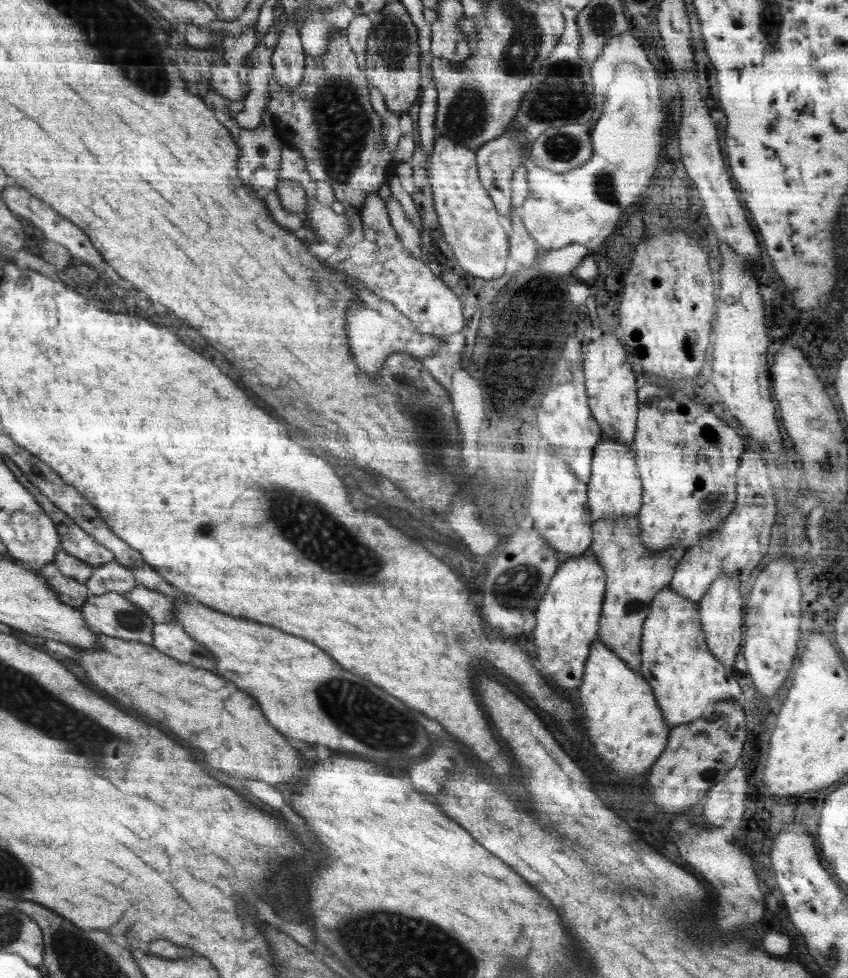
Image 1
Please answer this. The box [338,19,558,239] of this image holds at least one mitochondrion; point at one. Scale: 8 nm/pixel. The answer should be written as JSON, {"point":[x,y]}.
{"point":[467,114]}

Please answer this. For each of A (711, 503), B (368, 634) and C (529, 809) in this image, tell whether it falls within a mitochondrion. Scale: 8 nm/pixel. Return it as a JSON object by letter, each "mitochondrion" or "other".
{"A":"mitochondrion","B":"other","C":"other"}

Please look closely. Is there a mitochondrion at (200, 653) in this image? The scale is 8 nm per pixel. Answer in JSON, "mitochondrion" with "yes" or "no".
{"mitochondrion":"yes"}

